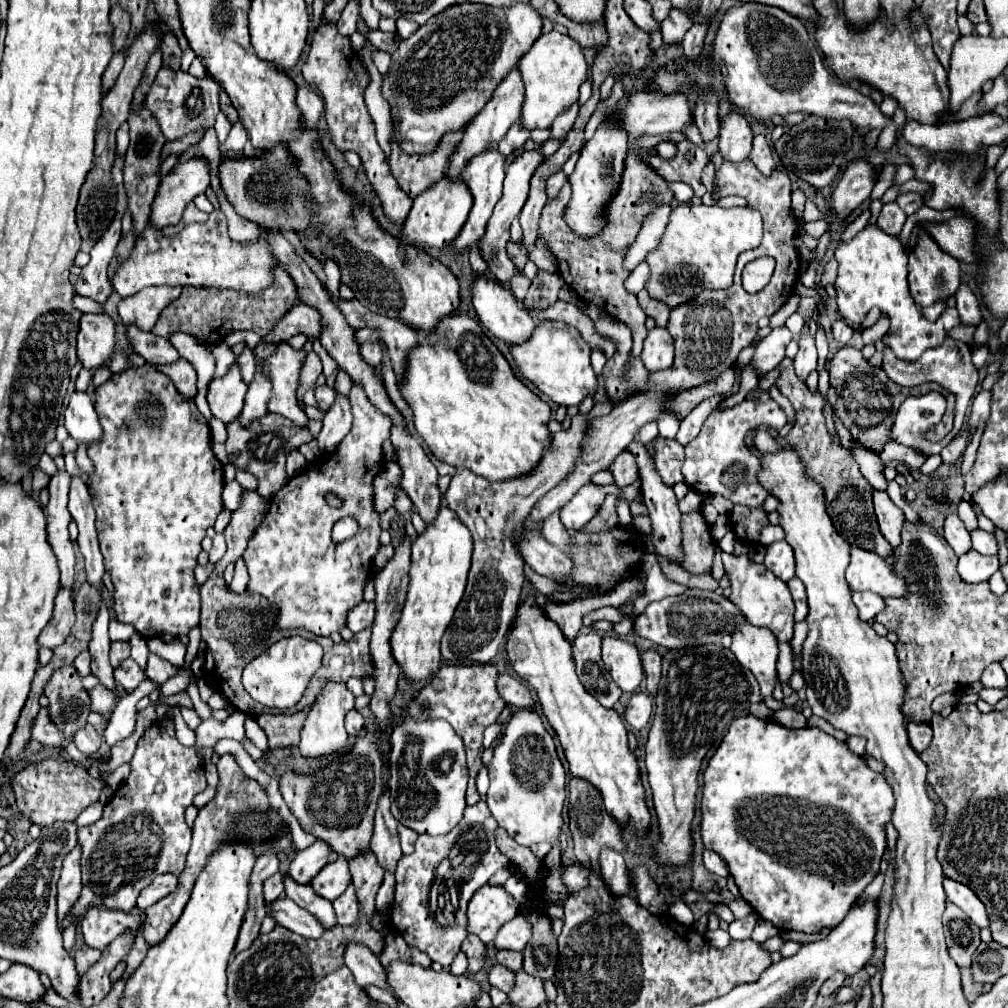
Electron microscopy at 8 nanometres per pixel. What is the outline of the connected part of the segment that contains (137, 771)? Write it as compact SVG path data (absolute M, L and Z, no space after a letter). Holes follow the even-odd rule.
M158 719L140 737L130 765L132 771L128 781L118 787L106 803L102 819L78 829L82 859L86 859L82 869L82 895L64 917L62 929L68 929L70 923L78 923L88 907L106 907L128 913L136 909L140 891L148 887L156 875L180 875L184 871L192 839L192 829L184 821L184 811L208 785L204 767L198 763L196 747L178 743L172 719ZM158 784L164 786L160 795L155 791Z

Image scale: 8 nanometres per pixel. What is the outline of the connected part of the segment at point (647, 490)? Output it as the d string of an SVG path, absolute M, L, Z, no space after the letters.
M634 441L632 445L628 445L628 451L636 457L638 469L640 469L640 477L642 477L642 497L648 505L650 511L650 519L652 519L652 539L654 545L658 549L658 553L662 553L664 557L668 557L670 561L678 561L682 557L680 553L680 511L678 511L678 499L672 491L670 485L666 485L660 477L660 473L656 471L656 463L654 457L648 453L646 445L640 441Z

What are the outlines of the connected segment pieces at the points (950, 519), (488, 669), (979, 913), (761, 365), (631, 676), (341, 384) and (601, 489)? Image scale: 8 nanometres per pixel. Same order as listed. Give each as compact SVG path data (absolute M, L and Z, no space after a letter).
M952 513L952 515L946 517L946 521L944 521L944 537L946 537L948 545L950 545L958 555L966 553L966 551L972 547L972 543L970 543L970 533L968 533L968 529L964 527L962 519L958 517L958 513Z
M442 665L438 673L432 677L432 681L420 691L420 695L408 703L408 711L414 713L414 717L438 717L446 719L454 731L464 739L464 745L468 749L468 769L470 769L470 781L468 781L468 793L466 801L472 805L480 799L476 791L476 775L484 767L482 757L480 757L480 747L482 747L482 733L488 725L496 721L500 711L506 707L504 699L496 691L496 677L498 671L492 665Z
M944 877L944 889L946 889L950 903L958 905L978 927L988 927L984 903L976 897L976 893L972 893L972 889L968 889L966 885L962 885L950 877Z
M778 327L772 329L756 347L756 353L752 357L752 365L756 367L756 373L768 373L772 371L782 359L784 359L784 351L786 345L792 341L792 333L786 327Z
M606 635L602 641L602 661L622 691L636 691L642 681L642 661L636 645Z
M340 369L338 375L336 375L336 391L348 395L348 391L350 391L352 385L354 385L354 381L350 381L350 379L352 379L352 377L350 377L344 369Z
M588 483L584 485L584 489L580 489L572 501L568 505L564 505L564 509L560 511L560 521L566 529L580 529L582 525L586 525L594 515L596 509L602 507L604 497L608 493L621 493L621 488L612 485L594 485Z

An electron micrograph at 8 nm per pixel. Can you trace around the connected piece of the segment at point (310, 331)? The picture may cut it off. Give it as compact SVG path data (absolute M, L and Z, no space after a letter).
M300 303L292 307L292 313L288 313L288 317L282 317L276 323L276 329L272 329L270 335L264 337L264 341L272 341L272 343L280 343L284 339L290 339L294 335L306 335L306 337L318 337L322 331L324 323L322 323L322 315L316 307Z

